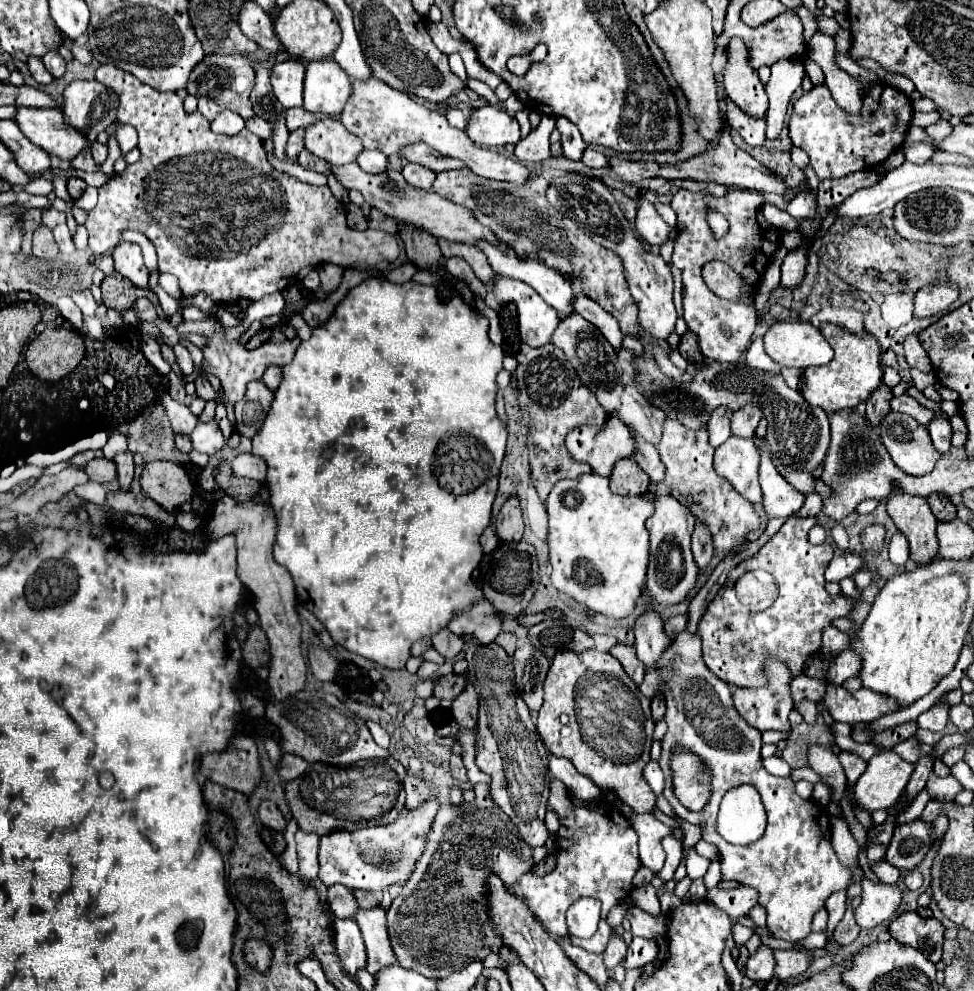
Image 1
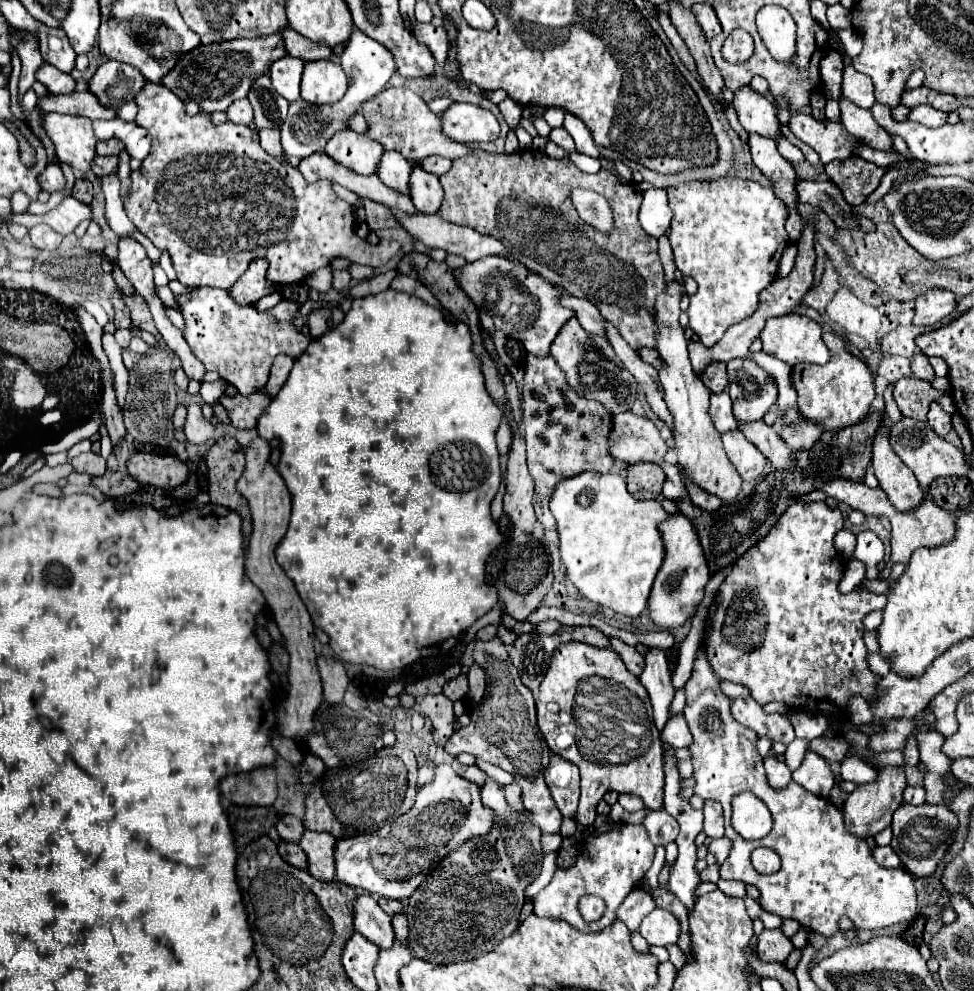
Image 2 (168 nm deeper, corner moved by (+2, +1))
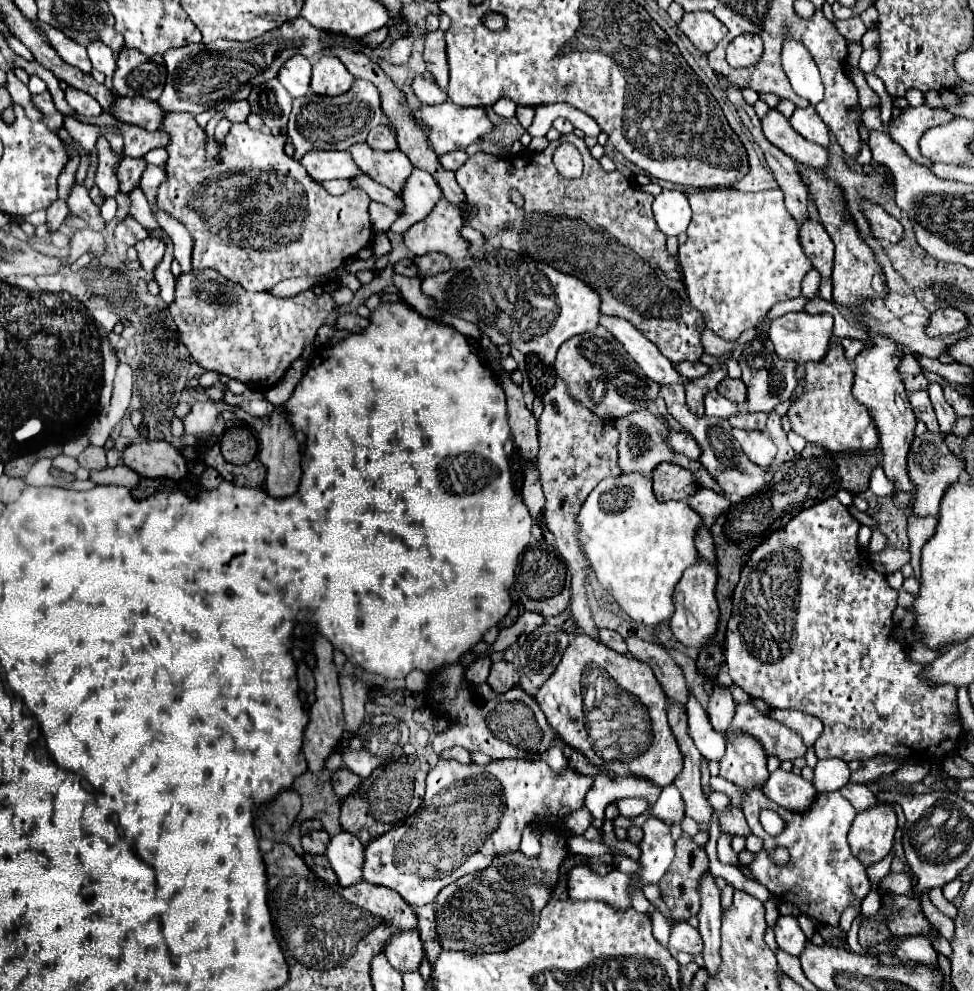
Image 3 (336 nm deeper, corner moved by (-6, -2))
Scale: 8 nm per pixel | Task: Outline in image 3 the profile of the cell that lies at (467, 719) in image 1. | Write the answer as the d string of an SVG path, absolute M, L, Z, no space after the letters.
M499 661L499 663L493 663L491 665L491 673L487 677L487 683L491 685L491 689L495 693L505 693L509 691L515 683L519 683L519 675L515 673L513 665L511 663L505 663L505 661Z

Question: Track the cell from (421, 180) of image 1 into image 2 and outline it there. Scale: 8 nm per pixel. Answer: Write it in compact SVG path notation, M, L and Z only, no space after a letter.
M415 168L415 174L411 174L411 200L415 204L415 210L421 214L437 214L441 202L443 202L443 188L437 180L437 176Z

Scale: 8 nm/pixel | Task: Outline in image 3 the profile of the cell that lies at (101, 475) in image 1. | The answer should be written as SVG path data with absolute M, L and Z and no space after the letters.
M87 447L79 457L77 457L79 465L93 471L93 469L105 469L107 467L107 459L105 459L105 451L103 447Z

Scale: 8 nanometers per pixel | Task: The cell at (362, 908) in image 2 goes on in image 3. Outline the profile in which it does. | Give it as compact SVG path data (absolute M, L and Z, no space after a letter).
M405 929L403 933L397 933L395 937L387 939L383 955L397 971L415 971L423 957L423 943L419 939L419 933L415 929Z

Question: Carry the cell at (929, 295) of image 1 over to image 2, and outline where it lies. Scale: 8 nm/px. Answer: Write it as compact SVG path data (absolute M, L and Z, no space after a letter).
M927 290L915 300L915 326L931 326L955 310L955 296L947 290Z

